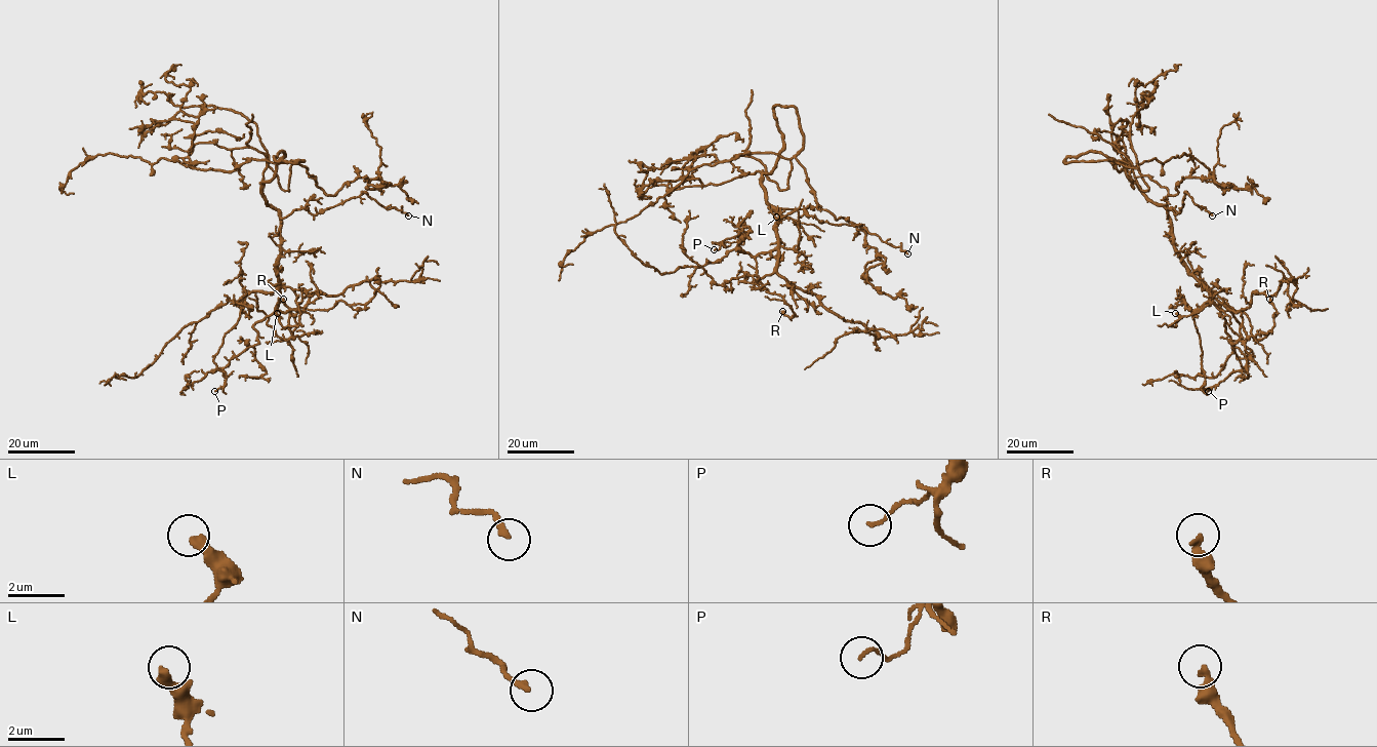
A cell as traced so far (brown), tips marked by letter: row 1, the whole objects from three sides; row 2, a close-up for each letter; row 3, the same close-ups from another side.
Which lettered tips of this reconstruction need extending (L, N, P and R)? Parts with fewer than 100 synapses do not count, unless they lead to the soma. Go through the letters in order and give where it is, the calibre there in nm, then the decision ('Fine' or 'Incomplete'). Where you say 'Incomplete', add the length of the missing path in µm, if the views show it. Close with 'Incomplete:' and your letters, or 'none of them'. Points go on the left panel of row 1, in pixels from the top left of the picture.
L: Place: (277, 313). Thickness 400 nm. Fine
N: Place: (408, 215). Thickness 200 nm. Fine
P: Place: (214, 391). Thickness 110 nm. Fine
R: Place: (283, 299). Thickness 300 nm. Fine
Incomplete: none of them

